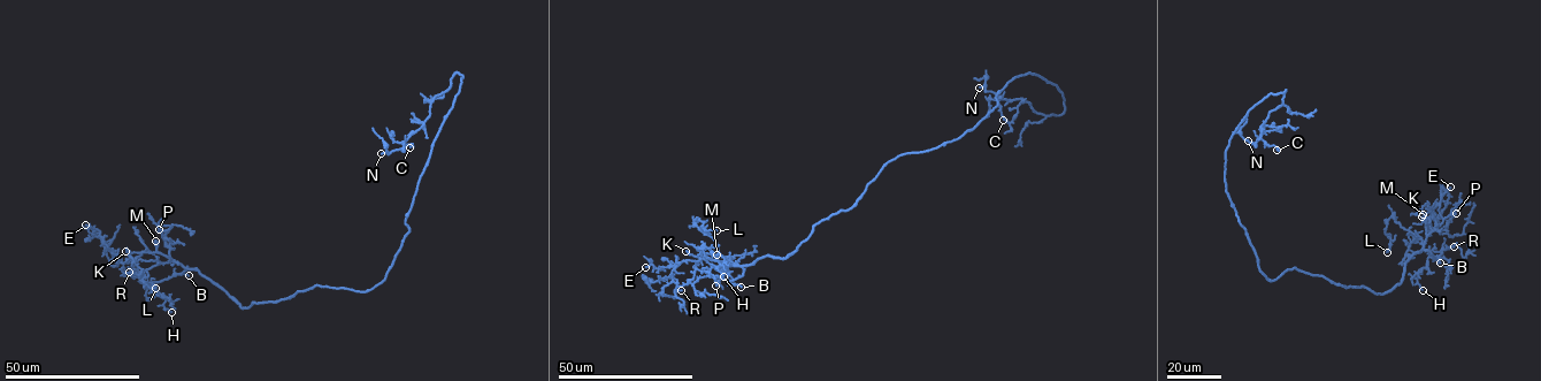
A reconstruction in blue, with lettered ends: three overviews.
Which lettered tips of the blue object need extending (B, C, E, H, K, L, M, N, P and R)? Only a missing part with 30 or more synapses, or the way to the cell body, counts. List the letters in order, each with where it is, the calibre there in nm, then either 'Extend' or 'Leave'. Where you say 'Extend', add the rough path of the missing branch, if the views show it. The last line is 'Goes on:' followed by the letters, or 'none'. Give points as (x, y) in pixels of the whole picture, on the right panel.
B: Place: (1440, 263). Thickness 130 nm. Leave
C: Place: (1277, 150). Thickness 110 nm. Leave
E: Place: (1450, 187). Thickness 200 nm. Leave
H: Place: (1423, 290). Thickness 160 nm. Leave
K: Place: (1421, 216). Thickness 220 nm. Extend. Course of what is missing: (1421, 216), (1402, 190), (1405, 170)
L: Place: (1387, 252). Thickness 100 nm. Leave
M: Place: (1423, 214). Thickness 280 nm. Leave
N: Place: (1248, 141). Thickness 130 nm. Leave
P: Place: (1456, 213). Thickness 200 nm. Extend. Course of what is missing: (1456, 213), (1474, 212), (1477, 221)
R: Place: (1454, 246). Thickness 160 nm. Leave
Goes on: K, P

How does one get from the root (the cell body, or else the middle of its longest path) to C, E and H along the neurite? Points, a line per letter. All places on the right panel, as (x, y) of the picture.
C: (1266, 276), (1226, 192), (1225, 153), (1248, 112), (1286, 90), (1283, 104), (1259, 128), (1259, 138), (1277, 150)
E: (1266, 276), (1295, 267), (1387, 292), (1423, 246), (1426, 223), (1435, 226), (1450, 187)
H: (1266, 276), (1295, 267), (1382, 294), (1401, 282), (1415, 252), (1428, 250), (1436, 257), (1417, 275), (1423, 290)

